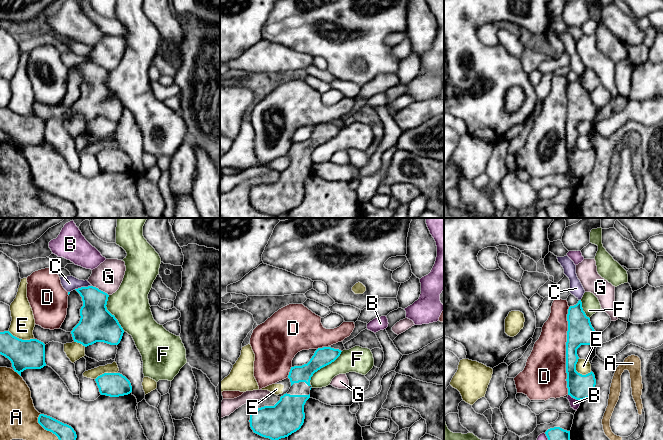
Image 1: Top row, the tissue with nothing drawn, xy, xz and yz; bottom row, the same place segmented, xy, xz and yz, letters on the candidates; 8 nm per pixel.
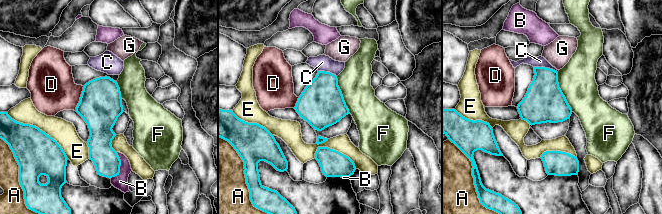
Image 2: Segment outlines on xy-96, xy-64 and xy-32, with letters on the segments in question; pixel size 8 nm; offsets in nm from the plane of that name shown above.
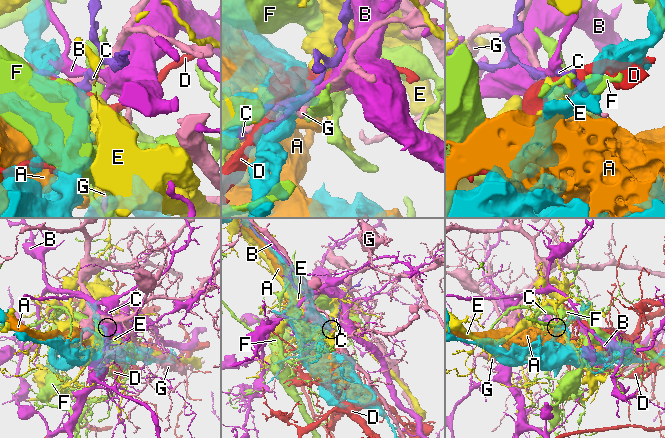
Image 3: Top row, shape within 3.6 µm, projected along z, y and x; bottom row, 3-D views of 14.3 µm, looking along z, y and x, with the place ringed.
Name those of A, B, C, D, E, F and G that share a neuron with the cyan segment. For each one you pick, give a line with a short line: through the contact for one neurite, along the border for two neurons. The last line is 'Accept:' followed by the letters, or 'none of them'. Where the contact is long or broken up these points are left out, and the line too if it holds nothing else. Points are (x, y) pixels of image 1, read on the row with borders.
Accept: none of them

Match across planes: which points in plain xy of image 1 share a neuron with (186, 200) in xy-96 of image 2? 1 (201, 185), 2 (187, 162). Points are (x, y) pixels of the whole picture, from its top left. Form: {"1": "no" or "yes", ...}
{"1": "no", "2": "yes"}

